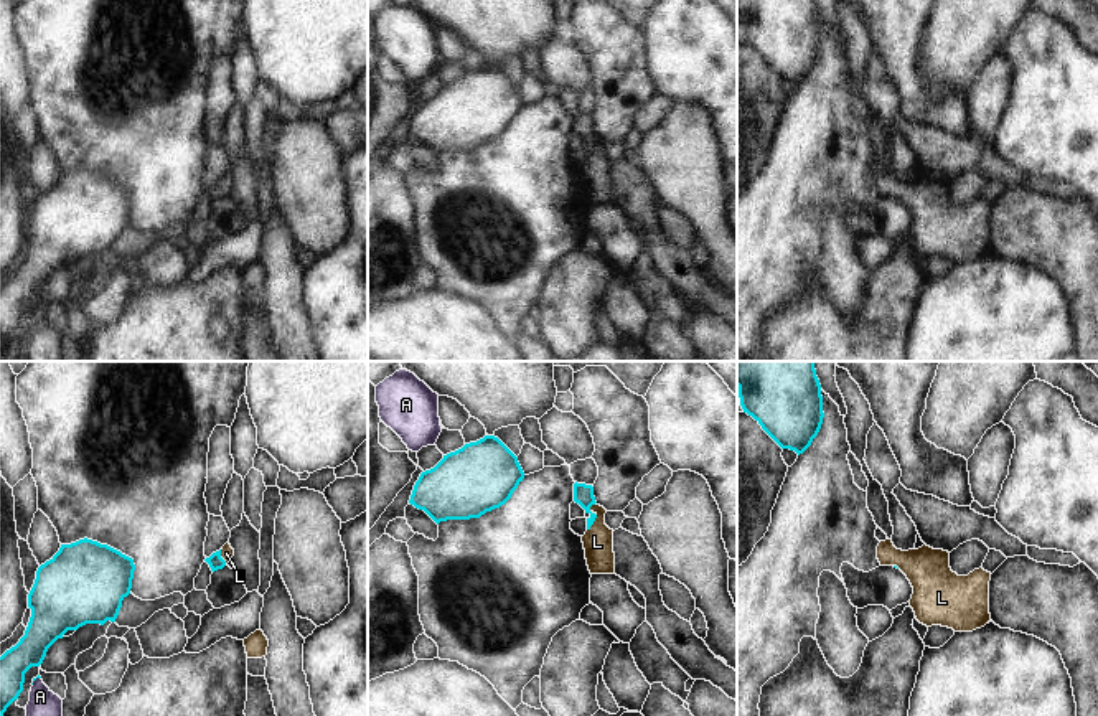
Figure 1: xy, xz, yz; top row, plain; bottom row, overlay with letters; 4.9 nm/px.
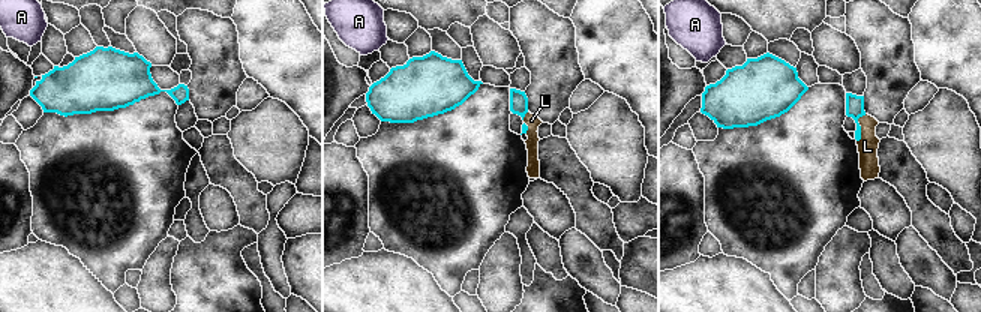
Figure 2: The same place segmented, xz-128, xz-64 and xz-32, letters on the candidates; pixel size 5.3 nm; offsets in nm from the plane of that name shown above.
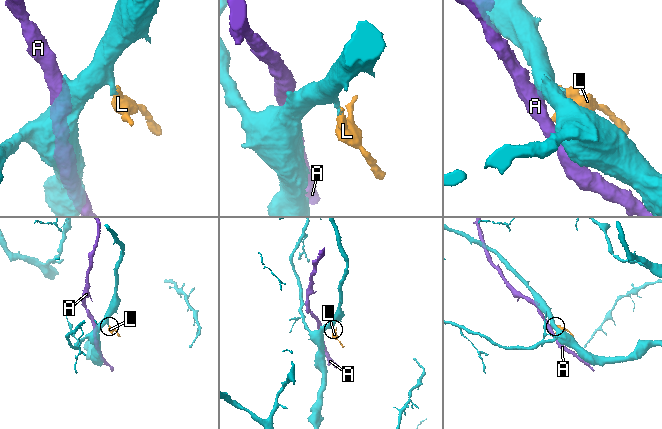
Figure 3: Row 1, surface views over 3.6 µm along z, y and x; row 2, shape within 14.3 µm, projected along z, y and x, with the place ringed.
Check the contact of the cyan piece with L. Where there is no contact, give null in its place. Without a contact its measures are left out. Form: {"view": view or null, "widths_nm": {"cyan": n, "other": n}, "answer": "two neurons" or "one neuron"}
{"view": "xz", "widths_nm": {"cyan": 100, "other": 140}, "answer": "one neuron"}

